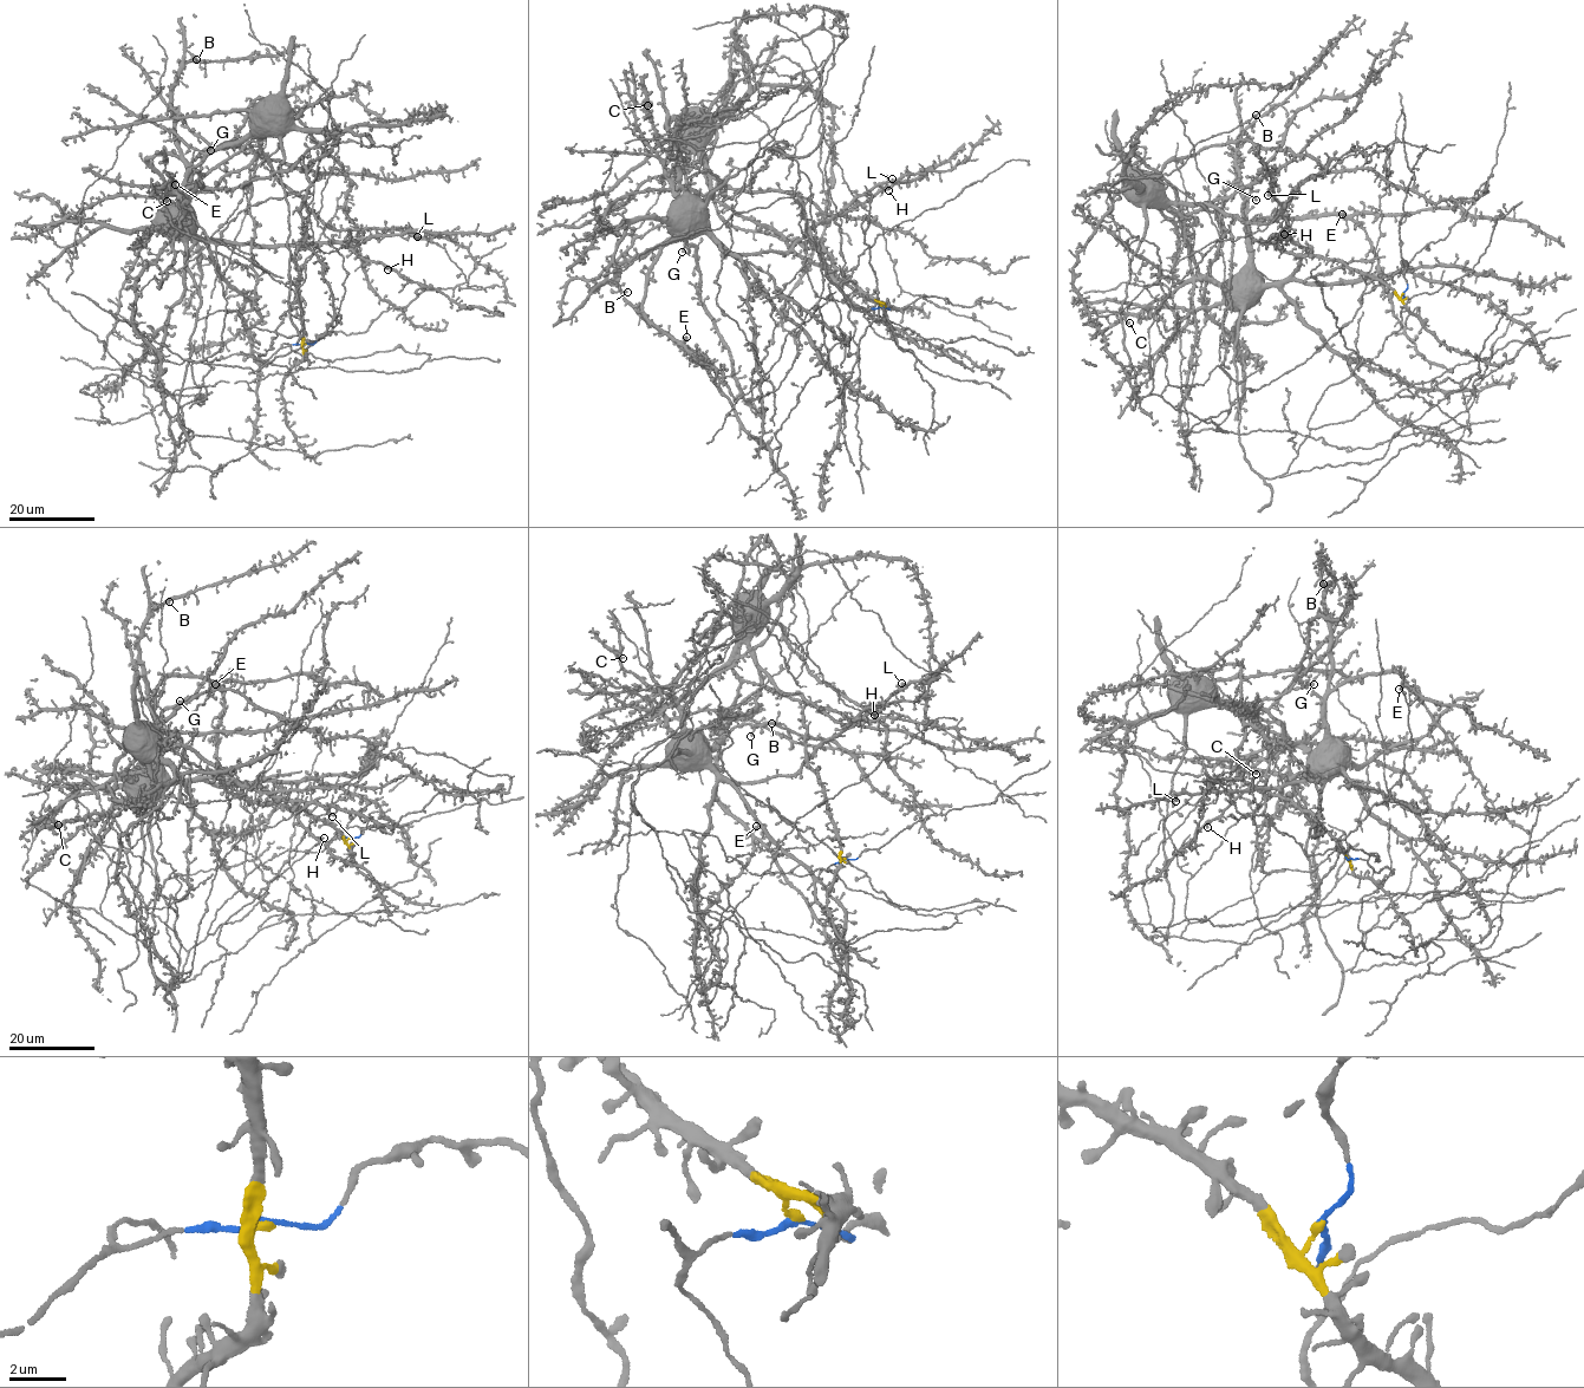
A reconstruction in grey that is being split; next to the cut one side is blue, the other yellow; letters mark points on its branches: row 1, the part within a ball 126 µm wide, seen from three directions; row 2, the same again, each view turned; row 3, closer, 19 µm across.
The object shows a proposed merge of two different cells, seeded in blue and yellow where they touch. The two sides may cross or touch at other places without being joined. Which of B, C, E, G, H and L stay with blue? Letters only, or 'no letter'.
B, C, E, G, H, L

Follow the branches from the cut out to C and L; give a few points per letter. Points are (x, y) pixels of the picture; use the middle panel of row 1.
C: (881, 306), (816, 297), (794, 160), (769, 147), (704, 203), (684, 197), (643, 139), (636, 105), (647, 105)
L: (881, 306), (816, 297), (793, 197), (797, 163), (774, 148), (704, 206), (730, 252), (783, 253), (892, 178)

